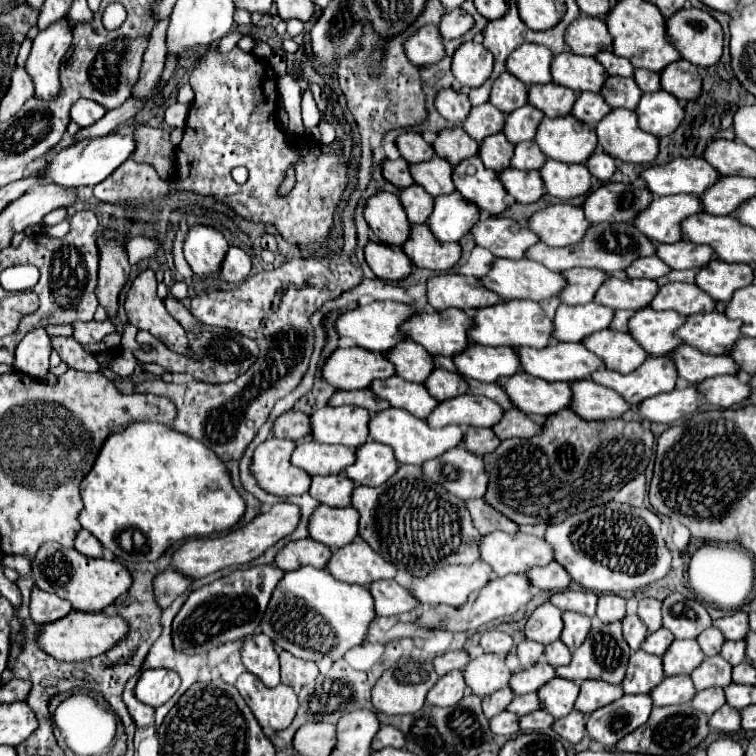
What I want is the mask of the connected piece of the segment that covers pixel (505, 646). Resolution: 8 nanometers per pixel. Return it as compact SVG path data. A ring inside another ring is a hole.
M487 630L481 636L481 648L491 654L507 656L509 650L513 648L513 638L501 630Z

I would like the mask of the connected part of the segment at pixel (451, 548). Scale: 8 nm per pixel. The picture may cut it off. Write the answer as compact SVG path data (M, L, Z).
M405 464L391 476L383 486L357 486L353 492L353 508L361 514L359 536L371 544L371 548L385 556L397 570L407 570L409 574L421 578L433 572L437 566L445 564L473 564L479 560L479 542L481 534L473 526L471 514L465 508L465 500L447 492L441 484L427 478L421 466Z

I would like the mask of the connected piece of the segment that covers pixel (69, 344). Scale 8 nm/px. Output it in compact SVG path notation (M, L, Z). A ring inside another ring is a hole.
M53 338L53 348L59 352L61 360L73 368L73 370L83 370L83 372L97 372L97 360L93 354L89 354L81 344L77 344L75 338Z

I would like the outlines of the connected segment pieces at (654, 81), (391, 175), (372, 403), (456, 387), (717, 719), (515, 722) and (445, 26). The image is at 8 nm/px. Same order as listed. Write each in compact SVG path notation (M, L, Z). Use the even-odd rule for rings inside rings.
M635 70L635 82L643 92L659 92L661 90L659 74L653 74L649 70Z
M399 158L399 160L385 160L383 162L383 176L391 184L395 184L397 188L407 188L407 186L411 186L415 182L411 172L409 172L409 162L403 160L403 158Z
M365 388L365 390L351 390L351 392L335 392L333 400L329 400L329 406L343 406L343 404L351 404L351 406L361 406L367 408L369 412L381 412L385 408L389 408L389 404L381 398L377 398L373 394L373 390Z
M441 368L431 372L425 386L429 388L429 394L437 396L439 402L451 400L455 396L469 392L469 386L467 386L467 382L461 374L453 374L453 372L447 372L447 370L441 370Z
M725 704L709 718L709 726L719 732L737 732L741 730L741 712Z
M501 712L491 718L491 728L495 734L515 736L519 732L519 716L513 716L511 712Z
M457 8L457 10L447 10L441 24L439 24L439 30L441 30L441 36L443 40L453 40L453 38L459 38L463 34L467 34L471 28L473 28L475 20L473 16L469 16L465 10Z

